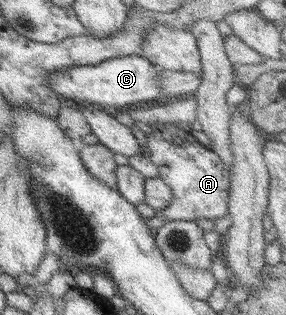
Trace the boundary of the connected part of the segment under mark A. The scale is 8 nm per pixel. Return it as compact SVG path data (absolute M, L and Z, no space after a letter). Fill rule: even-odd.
M153 123L150 126L152 134L147 136L146 143L141 148L141 153L156 165L160 179L166 182L173 195L171 204L162 211L157 211L156 216L164 215L166 219L172 221L194 221L195 219L209 219L212 221L226 216L229 196L229 171L226 170L226 166L222 164L218 155L200 144L191 132L174 124Z

